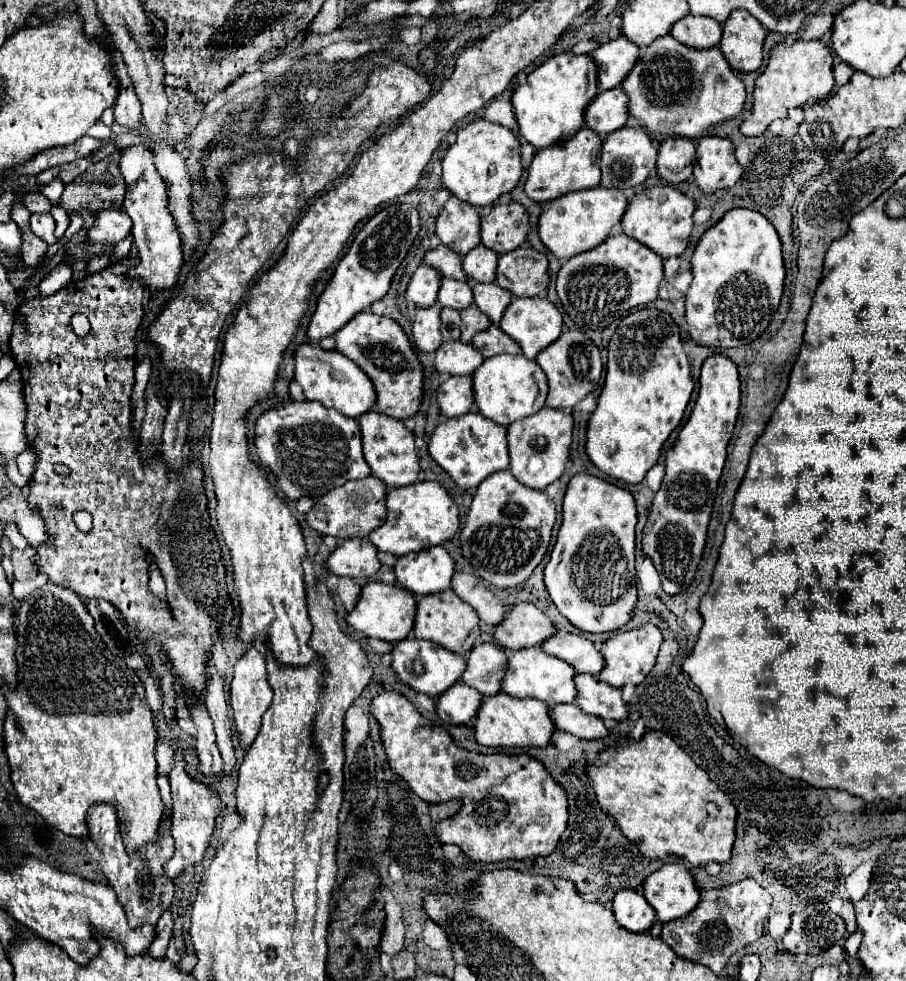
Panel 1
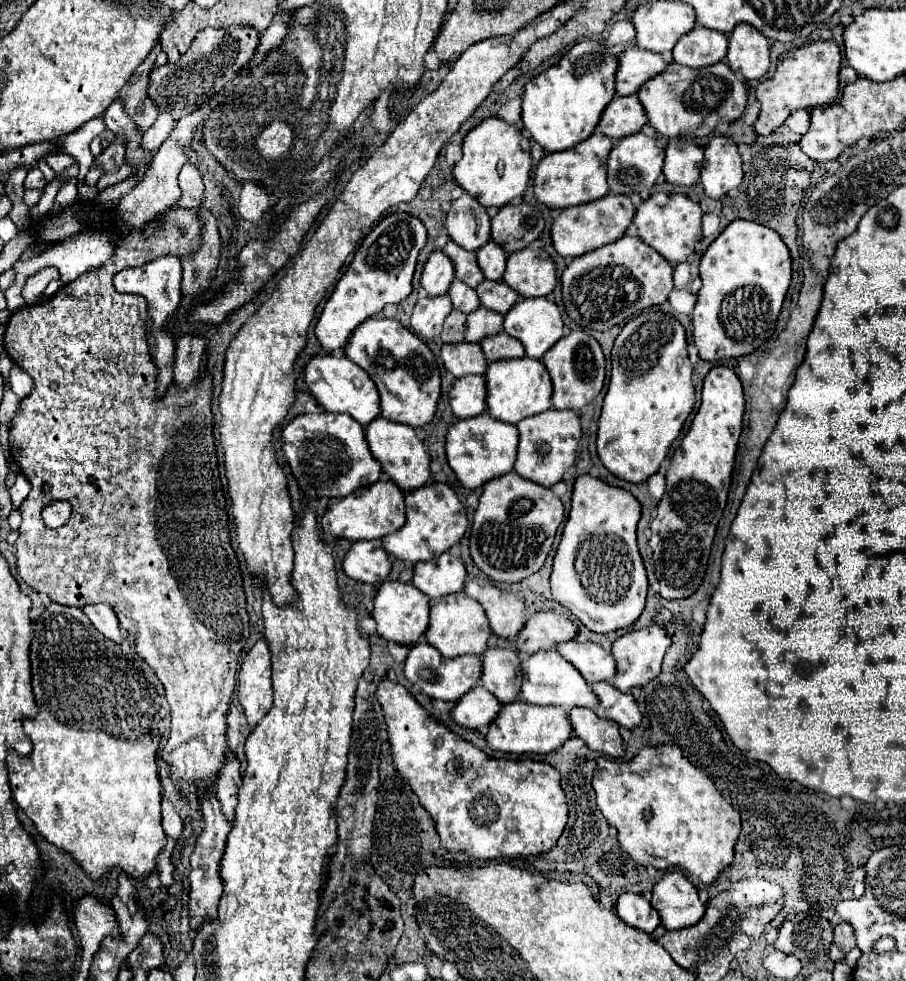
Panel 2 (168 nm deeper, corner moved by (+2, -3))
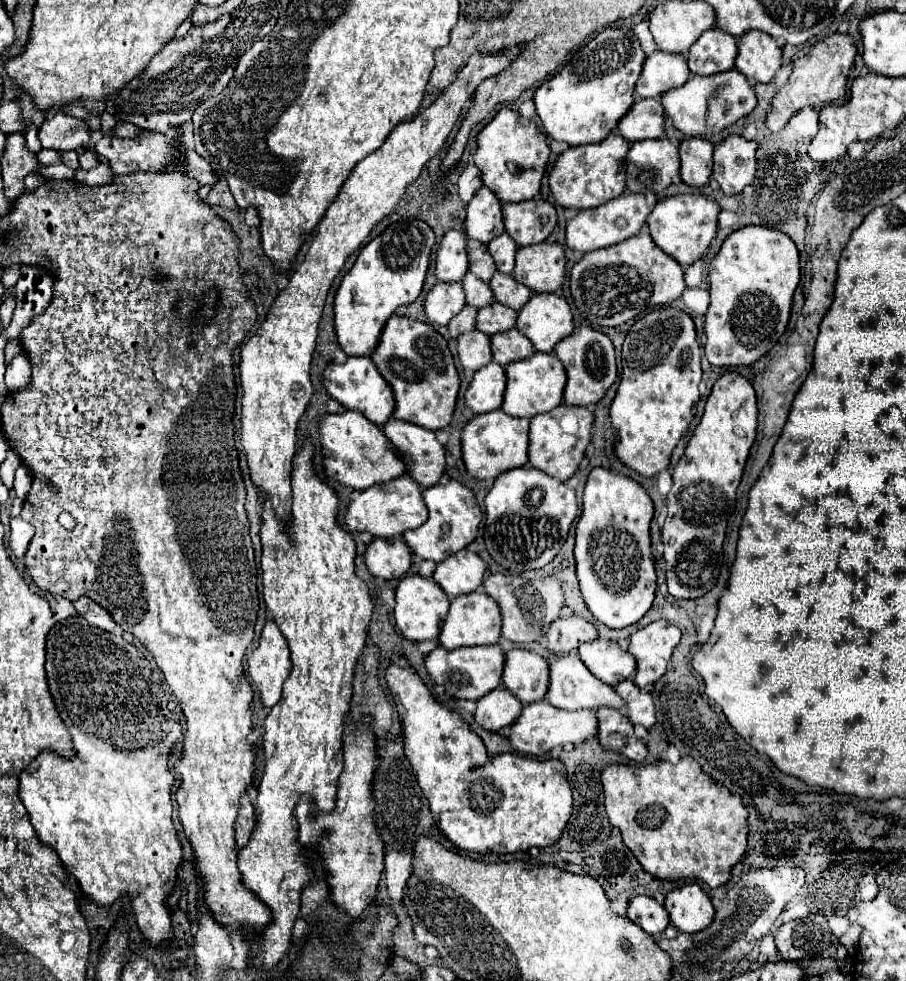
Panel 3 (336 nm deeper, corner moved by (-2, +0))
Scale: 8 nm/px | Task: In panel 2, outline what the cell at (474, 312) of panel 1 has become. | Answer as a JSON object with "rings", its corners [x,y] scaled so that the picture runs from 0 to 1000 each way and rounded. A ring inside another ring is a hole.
{"rings":[[[533,311],[515,321],[515,335],[513,335],[513,348],[529,350],[538,341],[546,341],[555,335],[555,321],[535,315]]]}

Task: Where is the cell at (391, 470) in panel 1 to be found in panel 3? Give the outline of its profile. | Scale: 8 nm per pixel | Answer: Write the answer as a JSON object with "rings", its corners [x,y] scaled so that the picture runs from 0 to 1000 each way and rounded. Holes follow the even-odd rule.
{"rings":[[[432,426],[423,434],[425,444],[445,463],[449,479],[458,491],[467,497],[480,495],[491,481],[491,457],[482,449],[480,440]]]}

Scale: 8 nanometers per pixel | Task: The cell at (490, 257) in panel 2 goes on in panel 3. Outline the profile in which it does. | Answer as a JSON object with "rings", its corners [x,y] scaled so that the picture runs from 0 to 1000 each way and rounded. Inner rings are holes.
{"rings":[[[553,239],[540,247],[540,257],[546,263],[551,277],[557,277],[557,279],[566,277],[568,255],[571,255],[571,249],[562,243],[562,239]]]}

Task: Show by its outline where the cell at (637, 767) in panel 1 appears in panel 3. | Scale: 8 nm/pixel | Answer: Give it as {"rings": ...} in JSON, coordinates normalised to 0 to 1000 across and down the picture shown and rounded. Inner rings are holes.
{"rings":[[[756,771],[747,779],[677,779],[666,785],[663,795],[672,838],[685,846],[690,862],[719,893],[730,897],[772,895],[783,905],[807,895],[807,885],[825,864],[827,828],[816,811],[783,793],[765,773]]]}

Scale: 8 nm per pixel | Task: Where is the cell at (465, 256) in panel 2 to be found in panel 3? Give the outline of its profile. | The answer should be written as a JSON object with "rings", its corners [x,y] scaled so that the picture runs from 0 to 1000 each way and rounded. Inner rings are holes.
{"rings":[[[518,245],[515,257],[518,257],[518,275],[533,287],[540,287],[544,283],[544,279],[549,277],[549,271],[546,271],[544,261],[540,259],[538,251],[526,245]]]}

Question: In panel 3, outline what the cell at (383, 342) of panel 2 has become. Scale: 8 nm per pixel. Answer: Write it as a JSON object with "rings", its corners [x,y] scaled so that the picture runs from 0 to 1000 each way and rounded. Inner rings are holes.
{"rings":[[[436,320],[429,324],[409,365],[436,400],[436,426],[474,438],[487,438],[498,430],[509,387],[493,347],[482,336],[465,326]]]}

